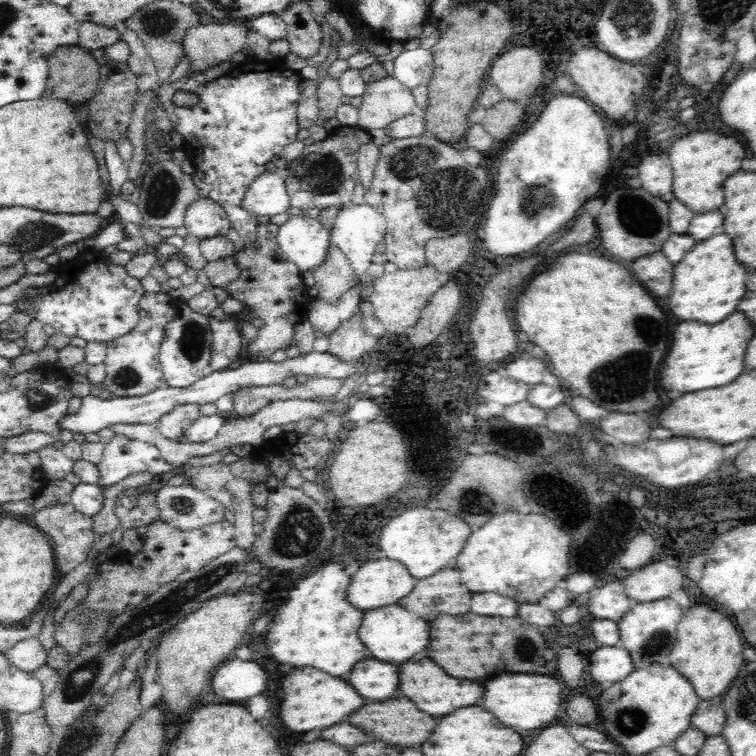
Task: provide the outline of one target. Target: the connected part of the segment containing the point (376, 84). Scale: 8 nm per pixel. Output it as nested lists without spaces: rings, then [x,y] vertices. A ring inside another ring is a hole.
[[[393,75],[366,83],[361,95],[363,101],[356,128],[368,132],[385,130],[398,118],[410,114],[415,107],[411,87],[404,86]]]

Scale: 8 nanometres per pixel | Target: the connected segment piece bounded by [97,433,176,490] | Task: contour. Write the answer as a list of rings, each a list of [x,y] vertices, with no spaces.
[[[116,433],[105,444],[102,462],[99,462],[97,468],[101,471],[99,486],[103,490],[135,472],[150,472],[154,476],[172,471],[176,467],[164,461],[156,445],[128,439]]]

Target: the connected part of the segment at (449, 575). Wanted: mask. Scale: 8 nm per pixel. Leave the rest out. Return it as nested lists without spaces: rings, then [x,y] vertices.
[[[447,568],[428,578],[418,579],[412,592],[400,598],[397,604],[428,620],[434,620],[440,614],[460,616],[470,610],[472,592],[460,582],[458,569]]]

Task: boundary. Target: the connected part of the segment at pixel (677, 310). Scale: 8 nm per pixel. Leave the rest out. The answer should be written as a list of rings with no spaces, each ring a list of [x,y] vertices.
[[[726,233],[715,234],[698,241],[675,264],[672,290],[668,294],[670,310],[680,320],[698,320],[698,322],[720,322],[736,311],[747,293],[746,274],[748,268],[736,259],[734,243]]]

